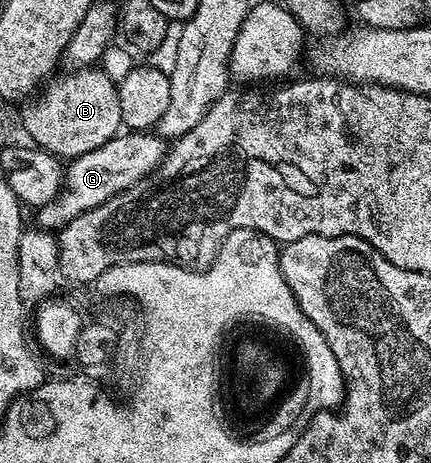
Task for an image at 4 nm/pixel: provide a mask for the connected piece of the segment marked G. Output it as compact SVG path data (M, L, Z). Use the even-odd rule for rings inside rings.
M124 132L102 144L102 148L96 148L92 152L71 159L64 172L65 190L52 202L39 207L37 223L49 232L58 232L82 212L105 203L115 194L121 194L123 190L130 189L156 169L158 158L152 155L152 150L158 149L160 145L161 139L151 133Z

